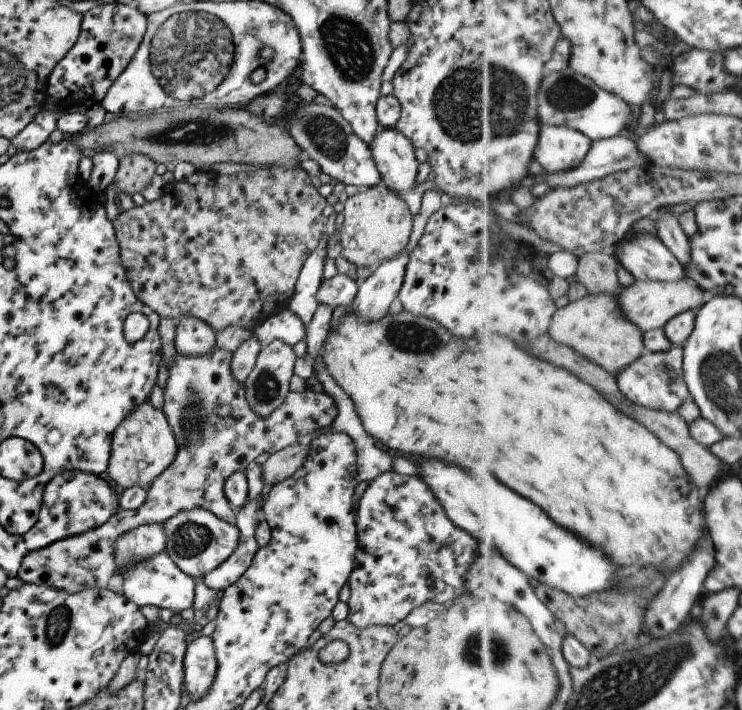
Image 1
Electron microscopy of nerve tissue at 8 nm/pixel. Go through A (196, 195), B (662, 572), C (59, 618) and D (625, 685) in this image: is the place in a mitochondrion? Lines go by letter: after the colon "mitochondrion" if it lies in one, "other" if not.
A: other
B: other
C: mitochondrion
D: mitochondrion

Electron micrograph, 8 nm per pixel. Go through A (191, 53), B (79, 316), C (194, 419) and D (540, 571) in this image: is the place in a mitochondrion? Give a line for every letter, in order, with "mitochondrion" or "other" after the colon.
A: mitochondrion
B: other
C: mitochondrion
D: other

